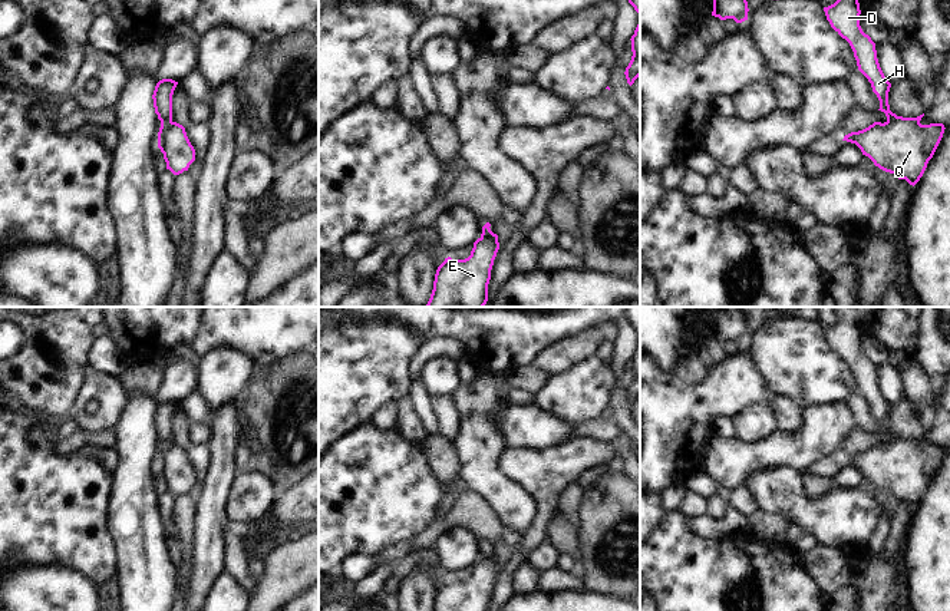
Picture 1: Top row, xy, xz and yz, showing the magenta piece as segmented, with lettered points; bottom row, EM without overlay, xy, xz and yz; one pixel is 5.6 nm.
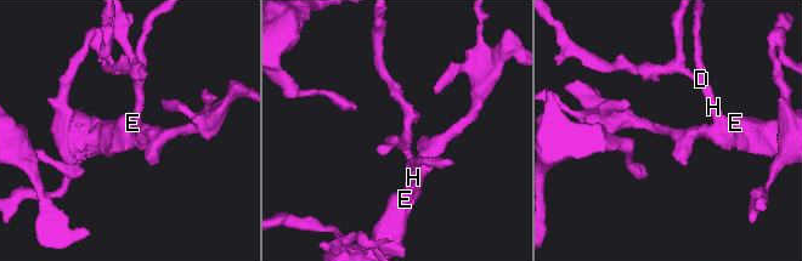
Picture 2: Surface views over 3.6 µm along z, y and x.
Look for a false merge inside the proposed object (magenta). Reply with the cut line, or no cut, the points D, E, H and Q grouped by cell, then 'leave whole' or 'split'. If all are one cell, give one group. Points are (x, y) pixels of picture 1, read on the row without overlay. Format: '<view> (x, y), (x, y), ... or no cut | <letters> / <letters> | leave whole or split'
no cut | D E H Q | leave whole

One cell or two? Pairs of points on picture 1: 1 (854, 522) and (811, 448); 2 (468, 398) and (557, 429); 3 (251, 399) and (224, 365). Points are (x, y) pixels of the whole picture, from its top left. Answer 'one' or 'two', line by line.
1: two
2: two
3: two

